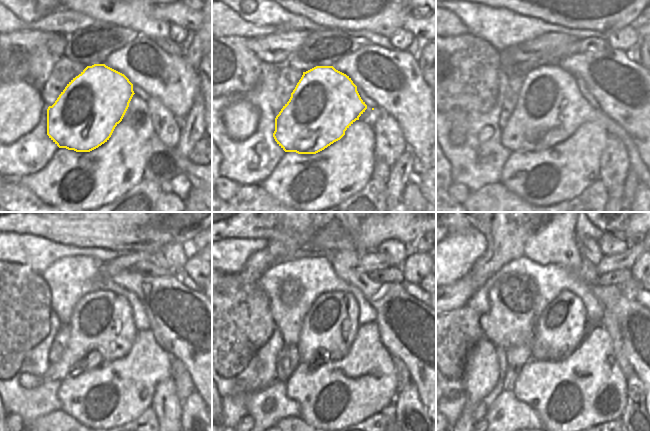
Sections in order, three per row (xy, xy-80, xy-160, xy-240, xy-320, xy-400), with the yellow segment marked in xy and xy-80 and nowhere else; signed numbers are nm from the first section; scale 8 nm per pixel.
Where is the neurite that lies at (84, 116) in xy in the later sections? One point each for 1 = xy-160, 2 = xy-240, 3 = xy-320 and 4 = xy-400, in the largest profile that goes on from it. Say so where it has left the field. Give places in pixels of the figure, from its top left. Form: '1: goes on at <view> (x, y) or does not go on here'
1: goes on at xy-160 (550, 107)
2: goes on at xy-240 (101, 329)
3: goes on at xy-320 (330, 326)
4: goes on at xy-400 (561, 326)

